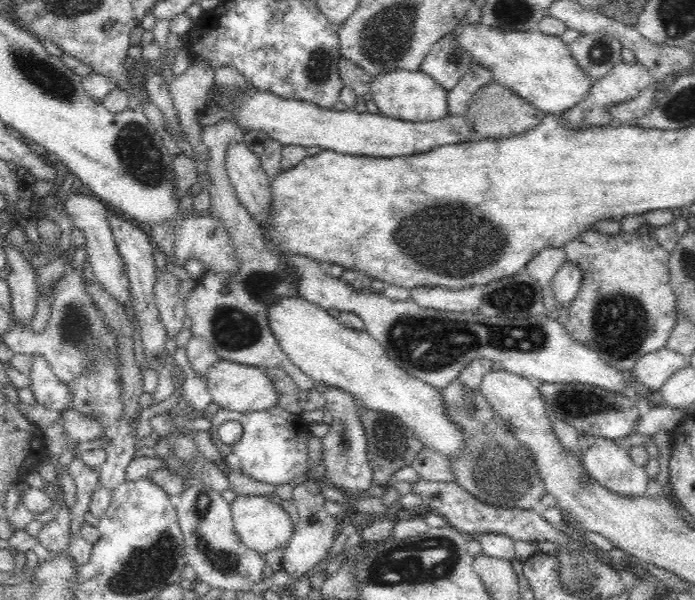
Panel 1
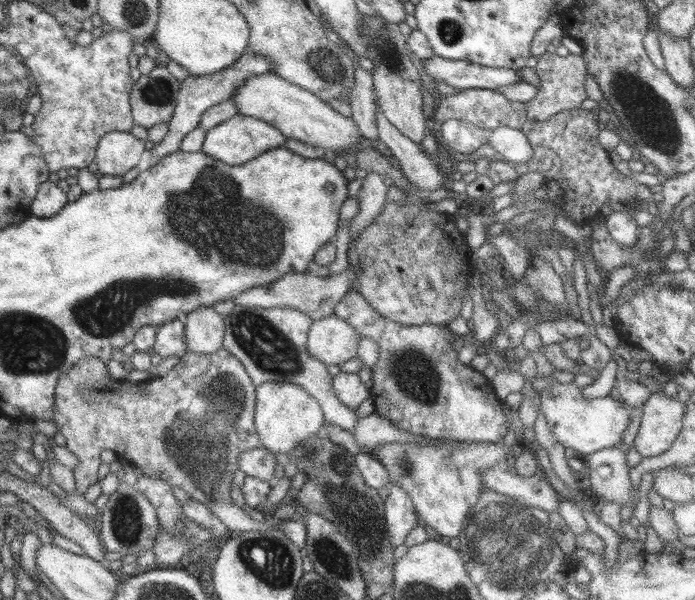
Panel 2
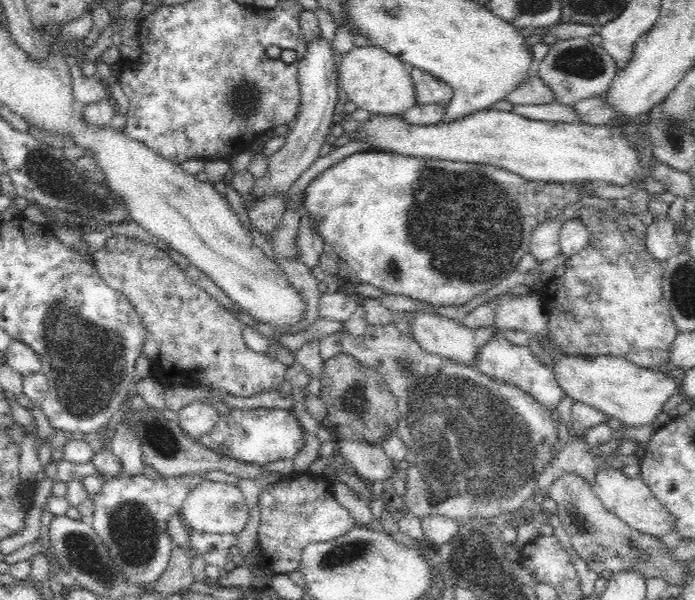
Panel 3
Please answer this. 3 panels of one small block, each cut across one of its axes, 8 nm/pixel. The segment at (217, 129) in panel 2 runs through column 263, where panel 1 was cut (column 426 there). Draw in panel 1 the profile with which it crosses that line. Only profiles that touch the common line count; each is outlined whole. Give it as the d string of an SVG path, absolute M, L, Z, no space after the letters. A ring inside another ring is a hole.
M216 85L212 86L205 98L204 108L202 108L202 112L205 112L207 108L216 108L216 110L224 110L226 114L230 114L228 116L229 120L233 122L235 126L238 126L245 133L248 132L264 132L268 134L272 139L277 140L282 143L284 146L303 146L304 148L308 148L308 146L320 146L326 151L334 151L340 154L353 154L353 155L362 155L362 156L373 156L373 157L395 157L409 154L422 154L427 153L429 150L435 149L439 146L458 144L459 142L464 142L470 140L472 136L472 131L470 131L470 127L468 127L468 122L461 114L460 116L452 117L448 116L446 118L442 118L440 120L436 120L436 122L404 122L400 119L388 118L380 113L371 114L369 112L360 113L356 111L356 109L346 109L338 111L334 108L332 109L324 109L323 107L316 106L312 102L301 101L301 100L288 100L282 97L279 97L276 94L272 94L268 91L256 89L256 87L252 85L246 85L245 87L236 87L232 89L229 93L224 93L224 91L220 91L220 87L216 87Z

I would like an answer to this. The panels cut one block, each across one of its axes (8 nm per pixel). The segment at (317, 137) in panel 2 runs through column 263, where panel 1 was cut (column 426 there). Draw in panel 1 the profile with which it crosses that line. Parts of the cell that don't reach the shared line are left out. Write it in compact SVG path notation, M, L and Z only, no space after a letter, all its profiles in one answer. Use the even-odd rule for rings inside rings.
M392 70L372 78L373 100L379 113L404 122L436 122L449 116L448 91L424 71Z

